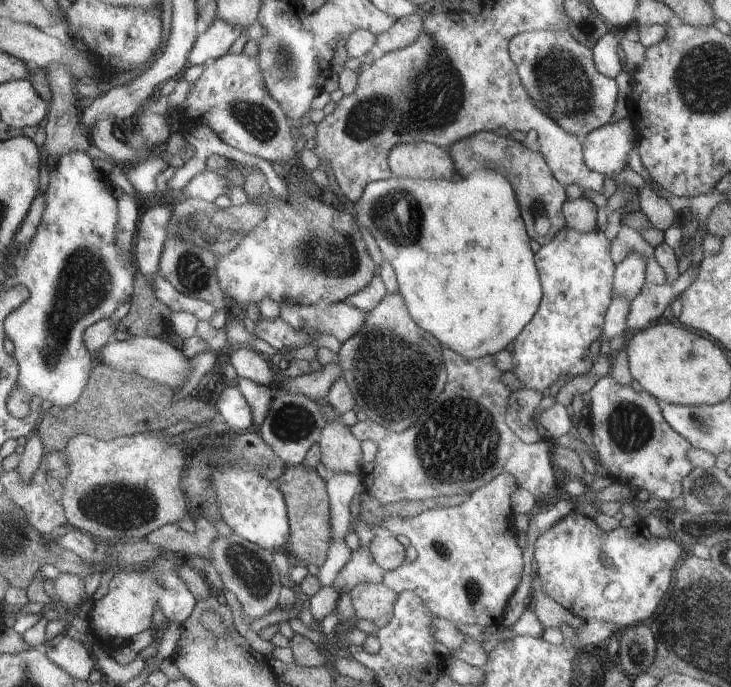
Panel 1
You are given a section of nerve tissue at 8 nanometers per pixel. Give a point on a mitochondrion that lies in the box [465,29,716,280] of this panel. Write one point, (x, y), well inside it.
(560, 79)

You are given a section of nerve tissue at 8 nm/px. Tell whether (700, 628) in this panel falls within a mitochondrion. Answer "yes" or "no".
yes

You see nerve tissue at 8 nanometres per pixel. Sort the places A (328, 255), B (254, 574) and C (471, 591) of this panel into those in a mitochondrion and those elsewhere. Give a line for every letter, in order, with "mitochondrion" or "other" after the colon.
A: mitochondrion
B: mitochondrion
C: mitochondrion

